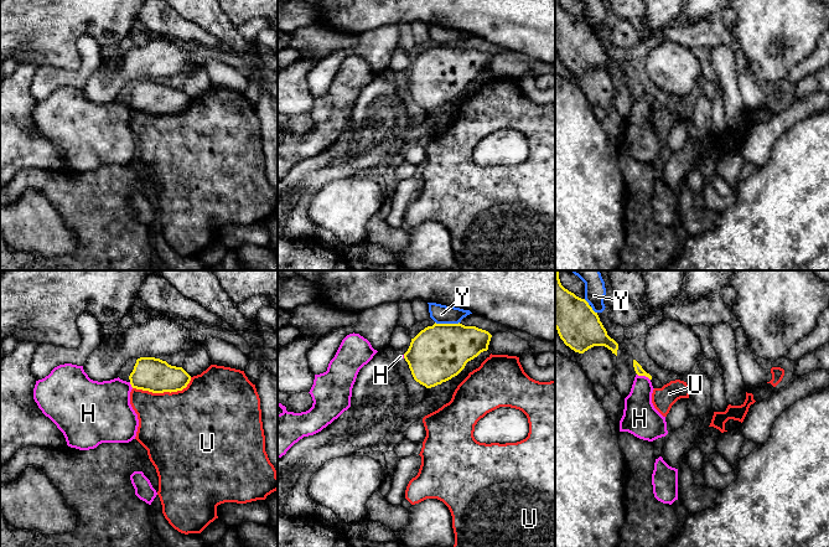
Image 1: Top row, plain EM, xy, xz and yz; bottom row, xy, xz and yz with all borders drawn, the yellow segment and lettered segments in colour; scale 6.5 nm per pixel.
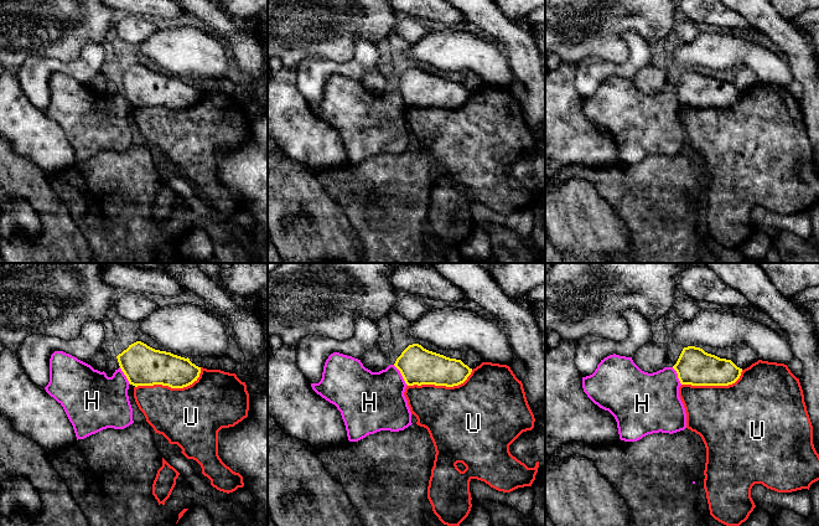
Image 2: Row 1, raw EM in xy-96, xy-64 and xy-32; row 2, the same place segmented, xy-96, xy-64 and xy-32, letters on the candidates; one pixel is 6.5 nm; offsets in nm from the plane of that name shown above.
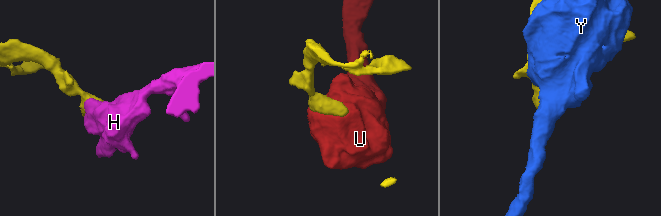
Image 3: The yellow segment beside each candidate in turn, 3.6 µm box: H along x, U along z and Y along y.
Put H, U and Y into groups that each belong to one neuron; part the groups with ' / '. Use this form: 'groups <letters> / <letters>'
groups H / U / Y

